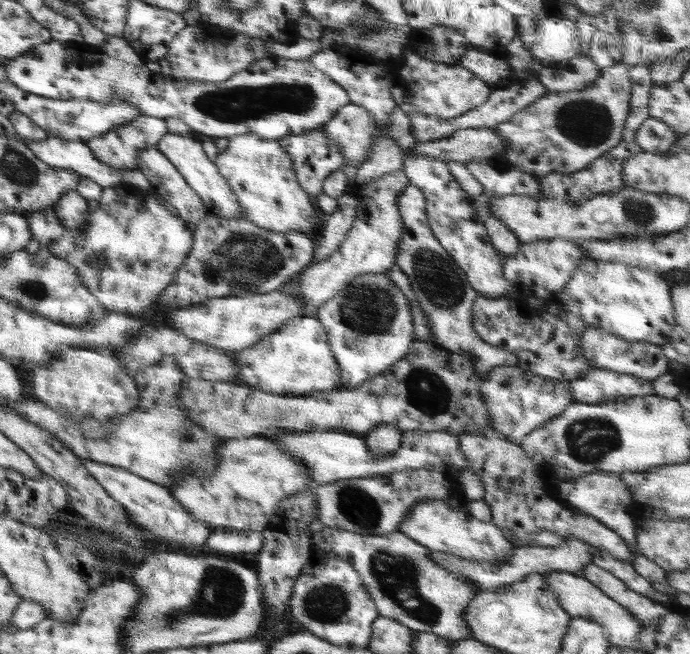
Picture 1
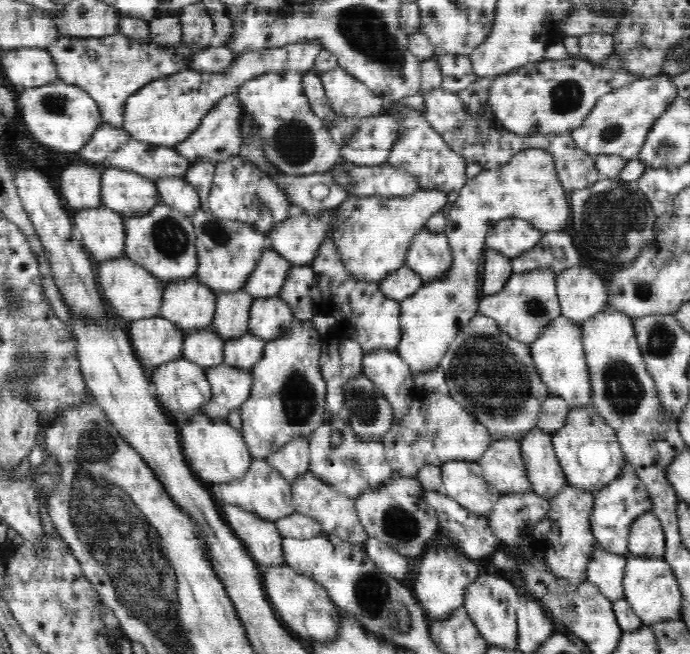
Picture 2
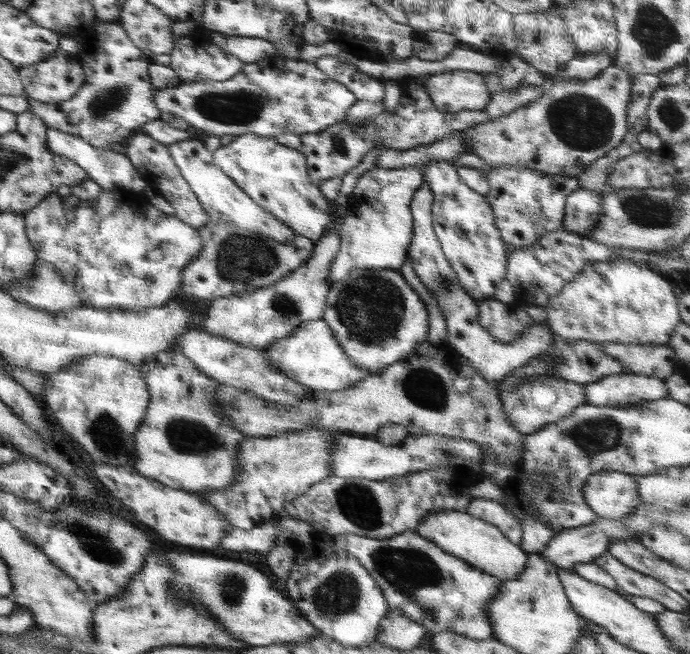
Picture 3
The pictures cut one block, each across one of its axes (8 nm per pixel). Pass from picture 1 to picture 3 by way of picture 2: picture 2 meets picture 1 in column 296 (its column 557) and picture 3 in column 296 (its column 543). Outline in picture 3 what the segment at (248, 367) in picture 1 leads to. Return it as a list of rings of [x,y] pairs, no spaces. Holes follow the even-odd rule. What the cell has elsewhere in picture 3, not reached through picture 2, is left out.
[[[309,320],[298,326],[296,332],[283,340],[275,341],[266,349],[270,355],[270,364],[280,367],[282,373],[292,377],[294,381],[323,393],[350,388],[357,382],[374,374],[354,363],[354,359],[346,355],[338,340],[334,337],[332,327],[322,320]]]

